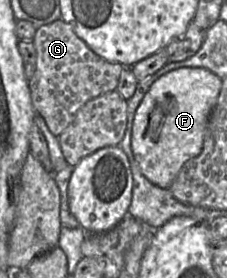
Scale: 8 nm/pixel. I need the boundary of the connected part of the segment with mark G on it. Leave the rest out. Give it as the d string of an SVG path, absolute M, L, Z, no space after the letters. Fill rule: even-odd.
M62 19L39 27L33 41L37 51L37 68L28 81L32 104L51 133L59 137L85 103L116 90L124 66L110 63L94 53Z

